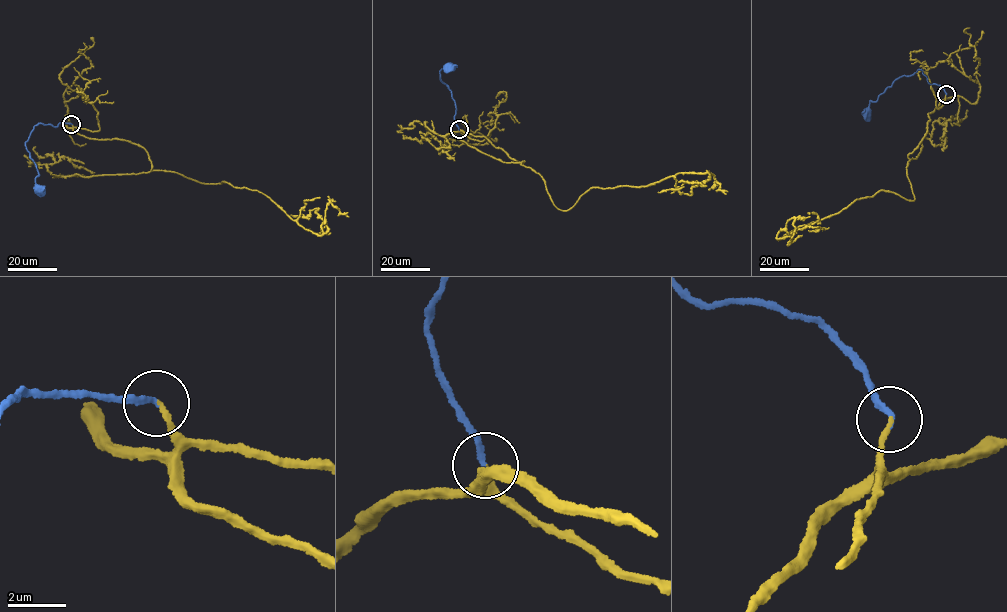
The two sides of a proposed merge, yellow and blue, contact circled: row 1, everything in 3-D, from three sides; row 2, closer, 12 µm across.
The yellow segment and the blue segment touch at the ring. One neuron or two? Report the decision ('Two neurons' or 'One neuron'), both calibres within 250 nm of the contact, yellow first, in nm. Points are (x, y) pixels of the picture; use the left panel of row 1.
One neuron. Thickness 170 nm (yellow) against 200 nm

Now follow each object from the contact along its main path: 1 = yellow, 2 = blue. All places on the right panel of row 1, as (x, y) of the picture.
1: (946, 94), (908, 154), (914, 199), (882, 190), (777, 238), (829, 227)
2: (946, 94), (941, 86), (928, 83), (918, 69), (894, 81), (877, 100), (869, 102), (867, 112)

